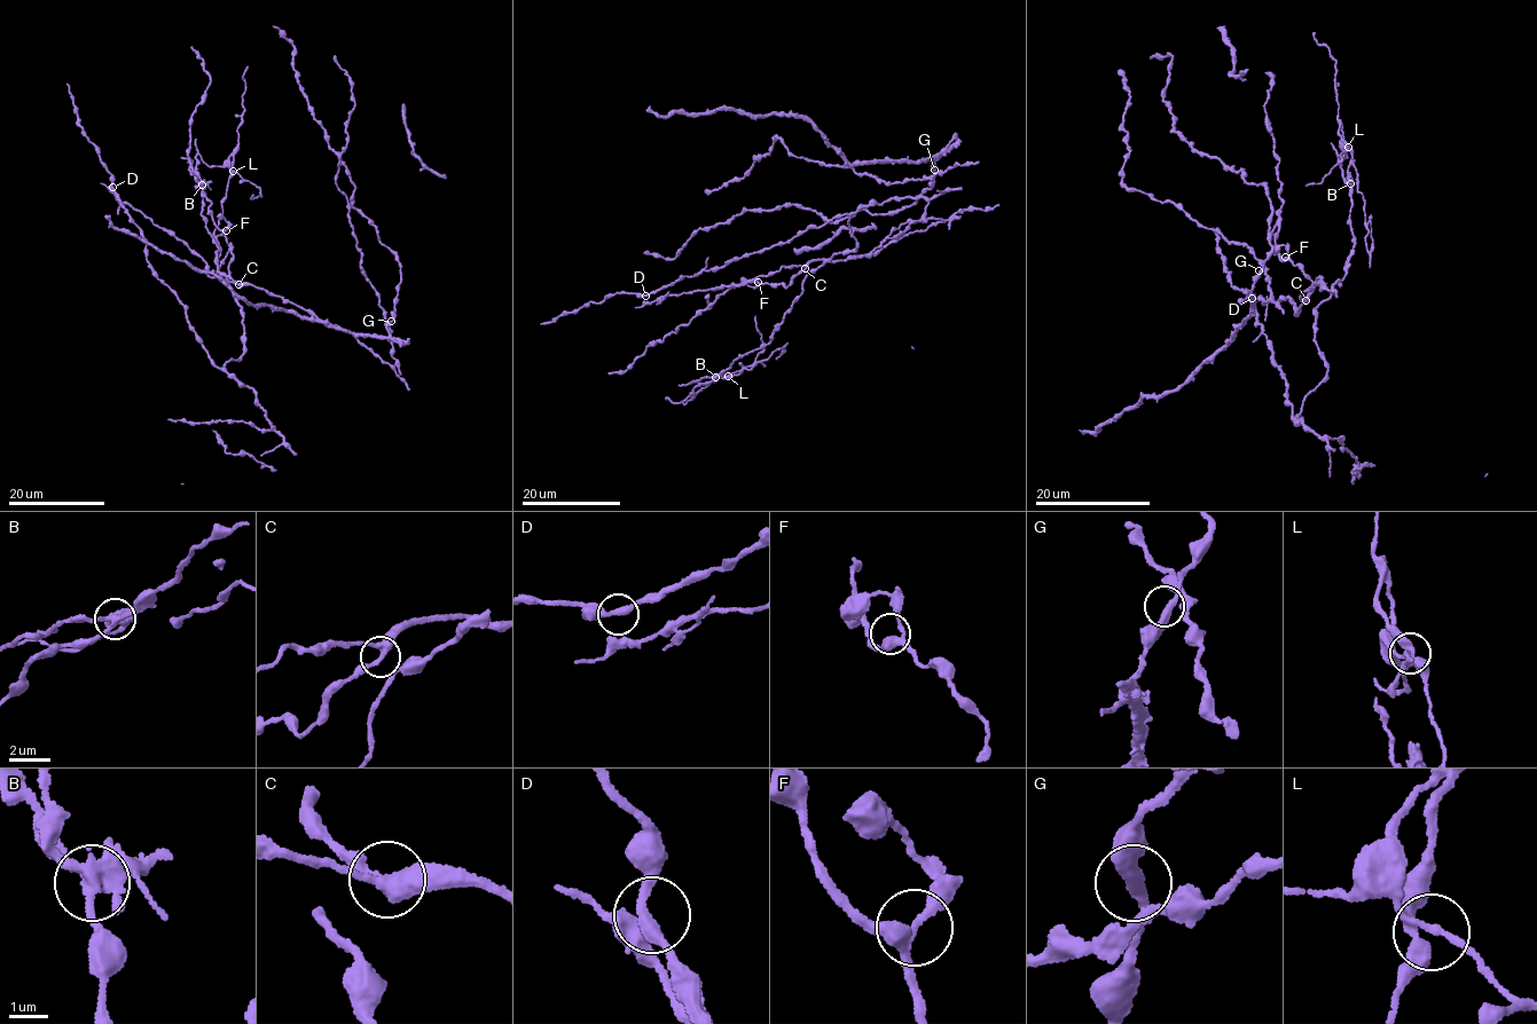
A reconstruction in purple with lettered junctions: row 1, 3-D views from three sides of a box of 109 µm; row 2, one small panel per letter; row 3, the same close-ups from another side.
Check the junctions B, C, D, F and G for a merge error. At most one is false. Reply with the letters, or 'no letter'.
B

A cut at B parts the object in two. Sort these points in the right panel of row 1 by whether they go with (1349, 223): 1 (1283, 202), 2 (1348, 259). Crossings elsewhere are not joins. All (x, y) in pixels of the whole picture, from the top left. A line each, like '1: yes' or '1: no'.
1: yes
2: yes

